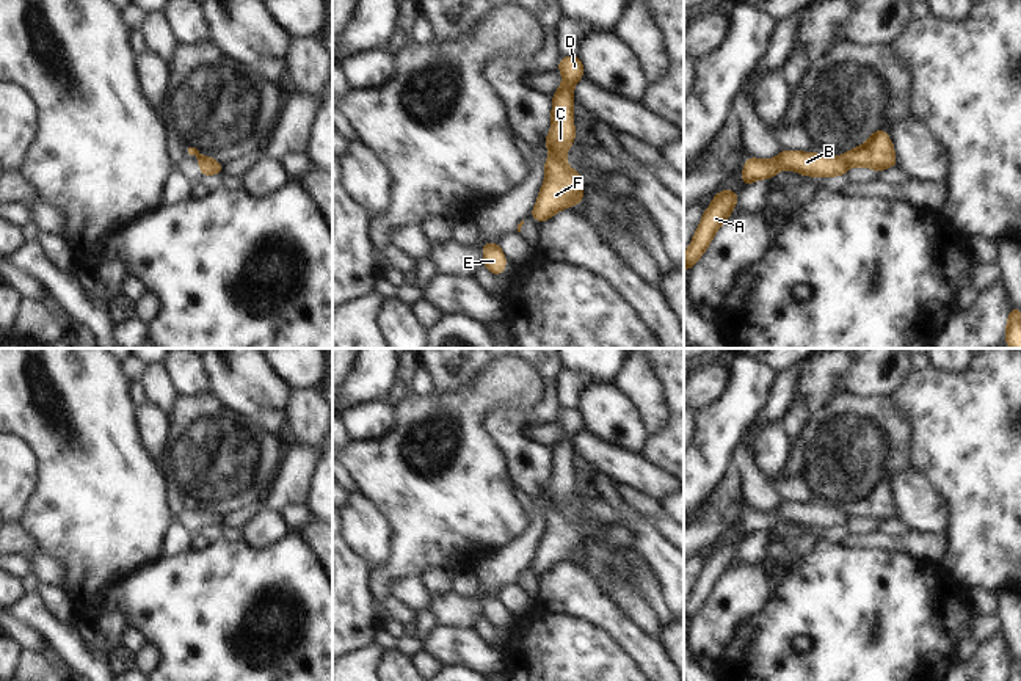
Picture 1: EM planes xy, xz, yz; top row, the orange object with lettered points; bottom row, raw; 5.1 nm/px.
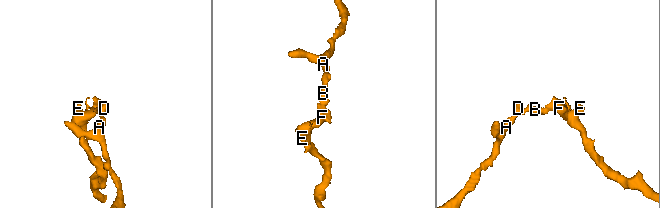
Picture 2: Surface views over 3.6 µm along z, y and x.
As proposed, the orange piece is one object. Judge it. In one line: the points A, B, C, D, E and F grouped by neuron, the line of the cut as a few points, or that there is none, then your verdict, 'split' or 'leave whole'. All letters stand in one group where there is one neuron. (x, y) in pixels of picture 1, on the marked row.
A B C D / E F | xz (551, 154), (563, 156) | split

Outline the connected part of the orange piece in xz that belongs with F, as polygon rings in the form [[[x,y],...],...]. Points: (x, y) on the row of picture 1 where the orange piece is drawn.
[[[550,155],[544,162],[546,180],[540,190],[535,209],[529,217],[540,223],[546,221],[561,209],[583,201],[583,179],[571,169],[565,155]]]

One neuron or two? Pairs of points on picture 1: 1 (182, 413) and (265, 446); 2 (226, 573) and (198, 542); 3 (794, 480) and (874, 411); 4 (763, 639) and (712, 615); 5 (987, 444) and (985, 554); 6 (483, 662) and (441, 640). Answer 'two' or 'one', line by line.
1: one
2: two
3: one
4: two
5: one
6: one

